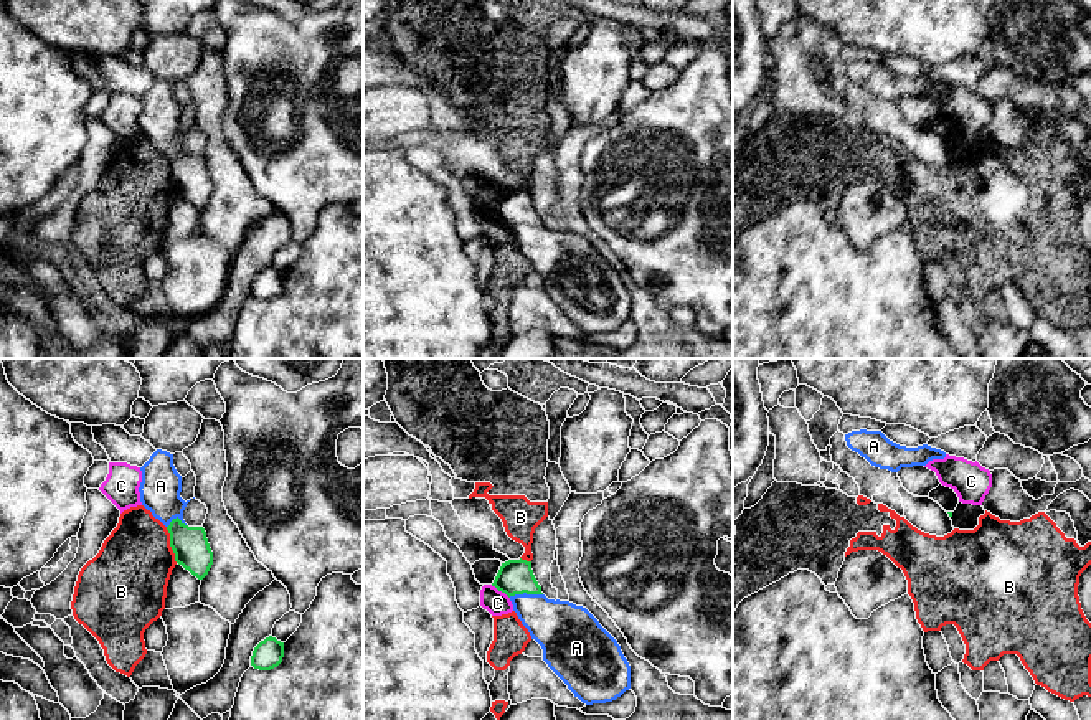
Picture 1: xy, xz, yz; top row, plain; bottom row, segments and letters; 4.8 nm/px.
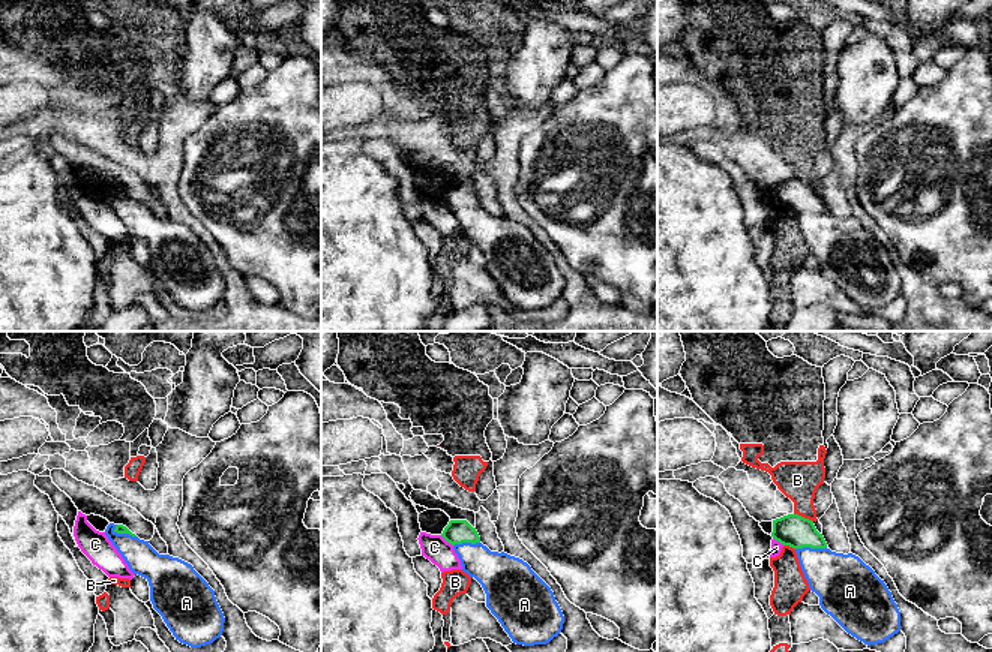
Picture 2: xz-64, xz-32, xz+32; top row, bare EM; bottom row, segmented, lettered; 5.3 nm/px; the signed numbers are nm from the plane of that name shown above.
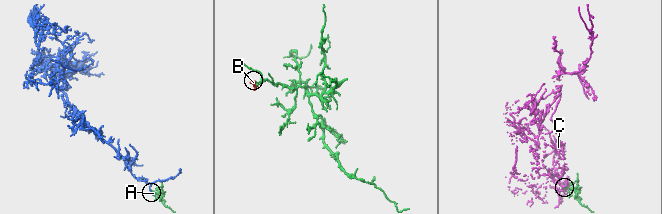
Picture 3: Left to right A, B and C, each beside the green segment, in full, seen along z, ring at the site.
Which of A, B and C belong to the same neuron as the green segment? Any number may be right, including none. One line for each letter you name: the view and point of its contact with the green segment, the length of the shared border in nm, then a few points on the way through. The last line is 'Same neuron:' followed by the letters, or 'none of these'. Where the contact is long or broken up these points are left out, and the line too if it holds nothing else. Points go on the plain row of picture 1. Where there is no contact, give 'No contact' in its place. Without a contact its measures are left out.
Same neuron: none of these

